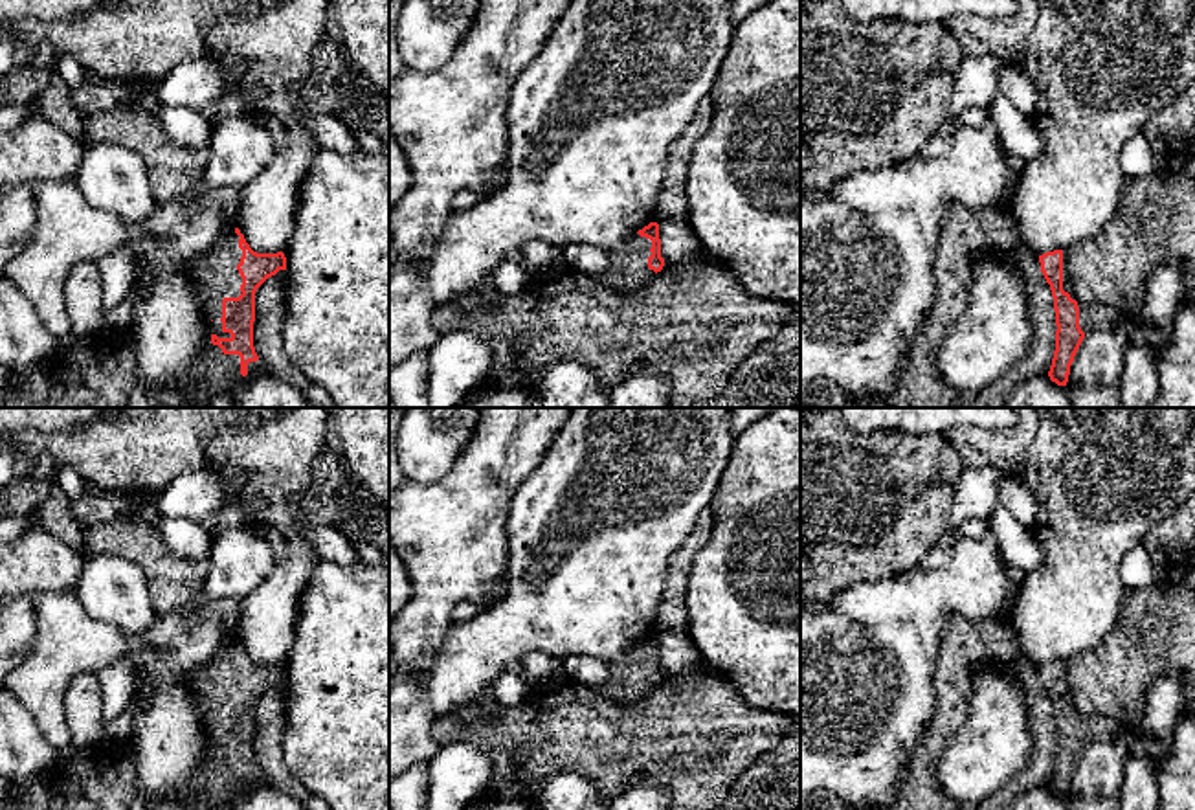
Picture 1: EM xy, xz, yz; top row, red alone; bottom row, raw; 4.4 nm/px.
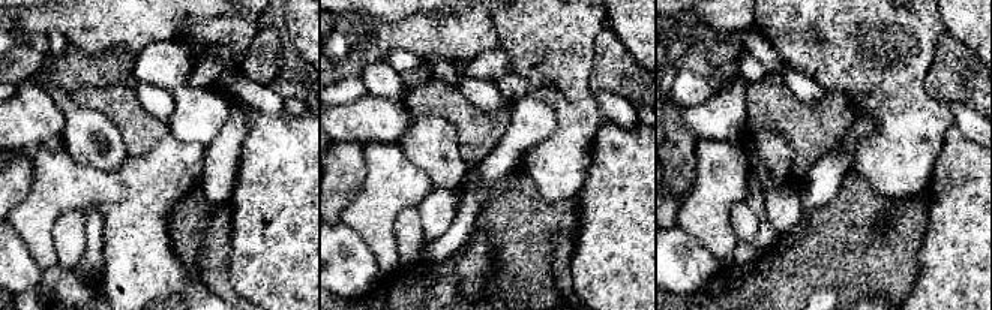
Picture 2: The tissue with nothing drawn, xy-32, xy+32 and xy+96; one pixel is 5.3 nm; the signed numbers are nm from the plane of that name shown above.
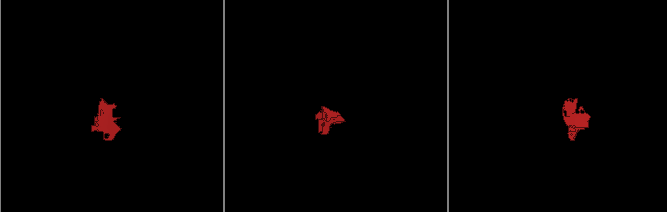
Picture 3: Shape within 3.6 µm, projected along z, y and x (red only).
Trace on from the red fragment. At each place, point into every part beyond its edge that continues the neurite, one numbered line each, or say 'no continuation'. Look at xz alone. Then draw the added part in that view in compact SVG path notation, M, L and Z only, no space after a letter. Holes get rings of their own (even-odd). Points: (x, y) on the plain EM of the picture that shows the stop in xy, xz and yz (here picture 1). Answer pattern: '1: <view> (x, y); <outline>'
1: xz (628, 680); M631 645L626 652L606 661L608 680L595 689L611 692L630 707L637 705L646 692L655 689L655 683L648 680L650 659L650 650Z

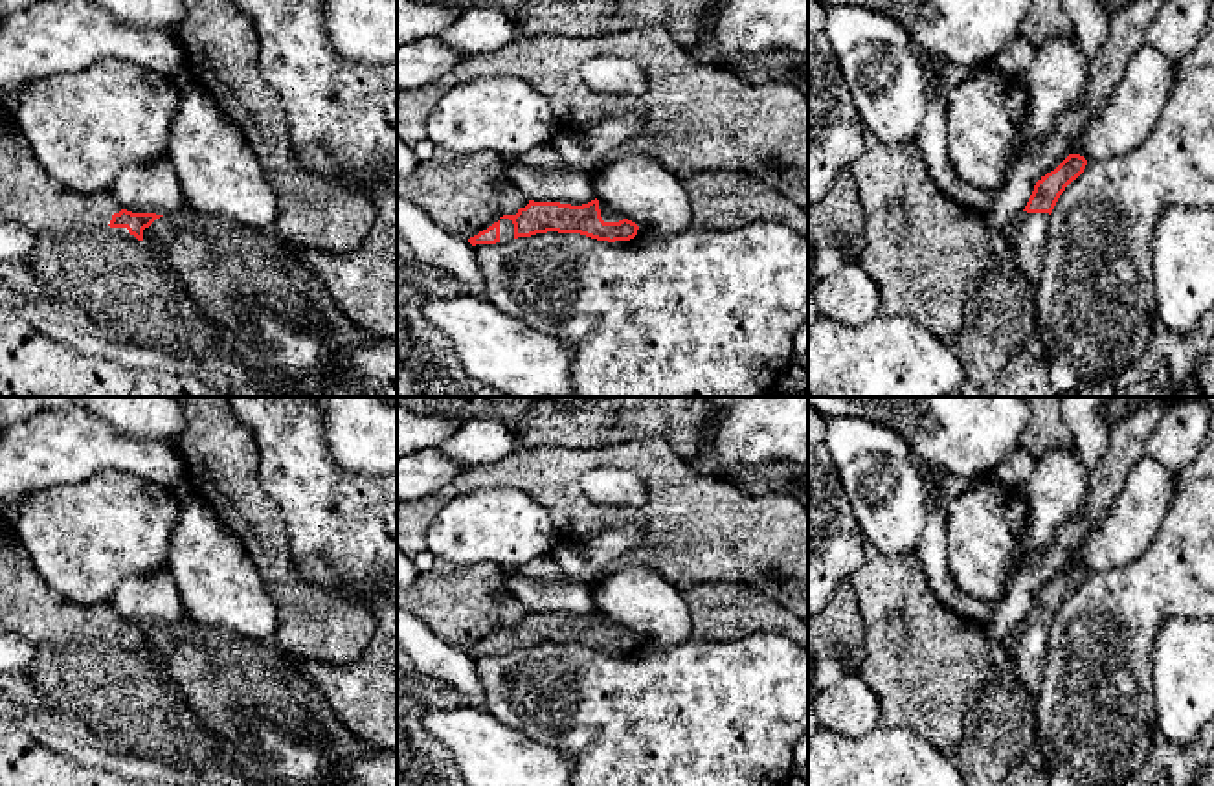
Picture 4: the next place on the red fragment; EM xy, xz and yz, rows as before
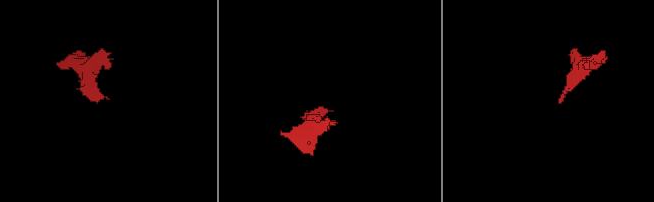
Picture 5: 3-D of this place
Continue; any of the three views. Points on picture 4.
1: xz (608, 627); M599 613L599 621L601 621L601 628L602 628L604 634L619 634L619 632L626 630L624 626L608 619L604 613Z
2: xz (505, 638); M500 630L500 654L514 650L514 635L509 630Z

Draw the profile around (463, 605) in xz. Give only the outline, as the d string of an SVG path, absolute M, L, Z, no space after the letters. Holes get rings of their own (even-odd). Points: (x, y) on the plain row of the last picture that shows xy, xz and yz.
M437 558L430 571L397 593L397 606L468 652L529 615L527 606L503 591L501 575L492 562L455 566Z

